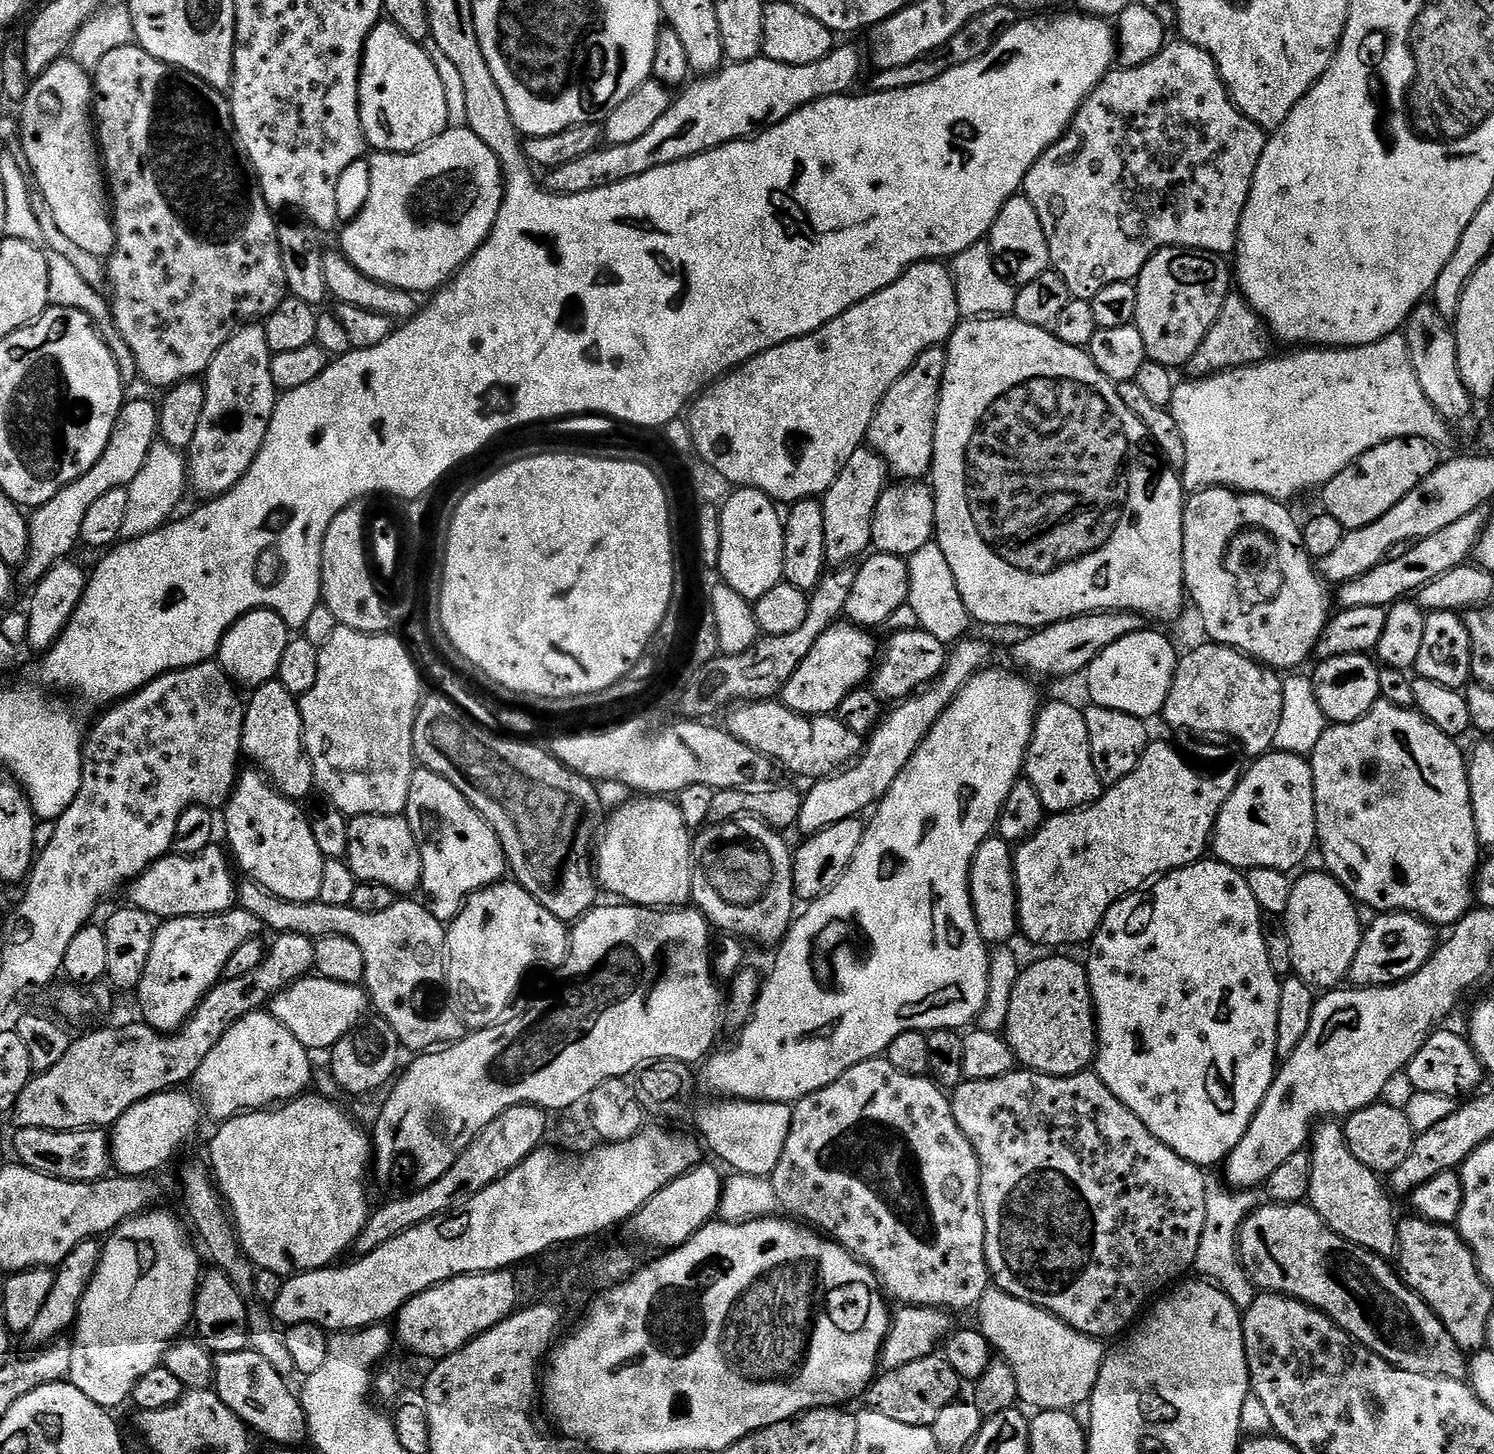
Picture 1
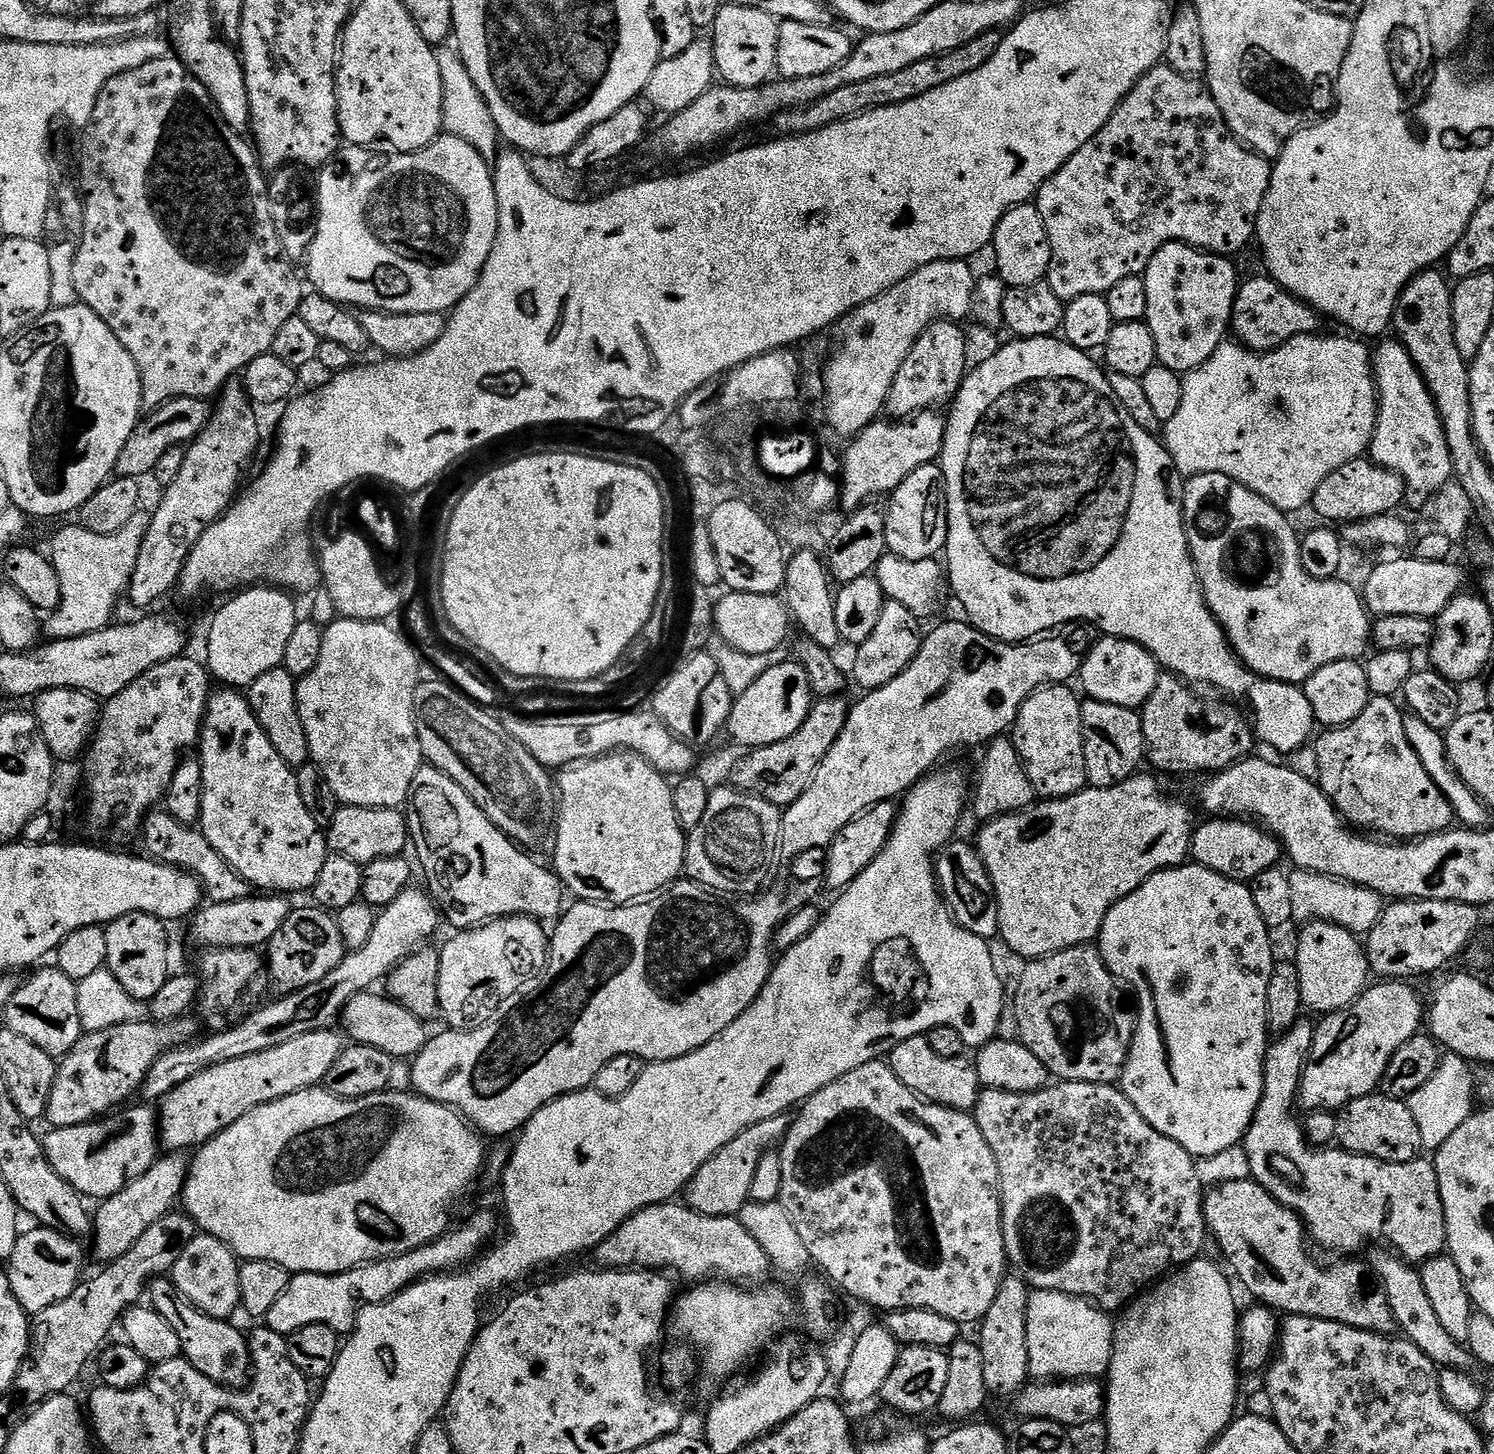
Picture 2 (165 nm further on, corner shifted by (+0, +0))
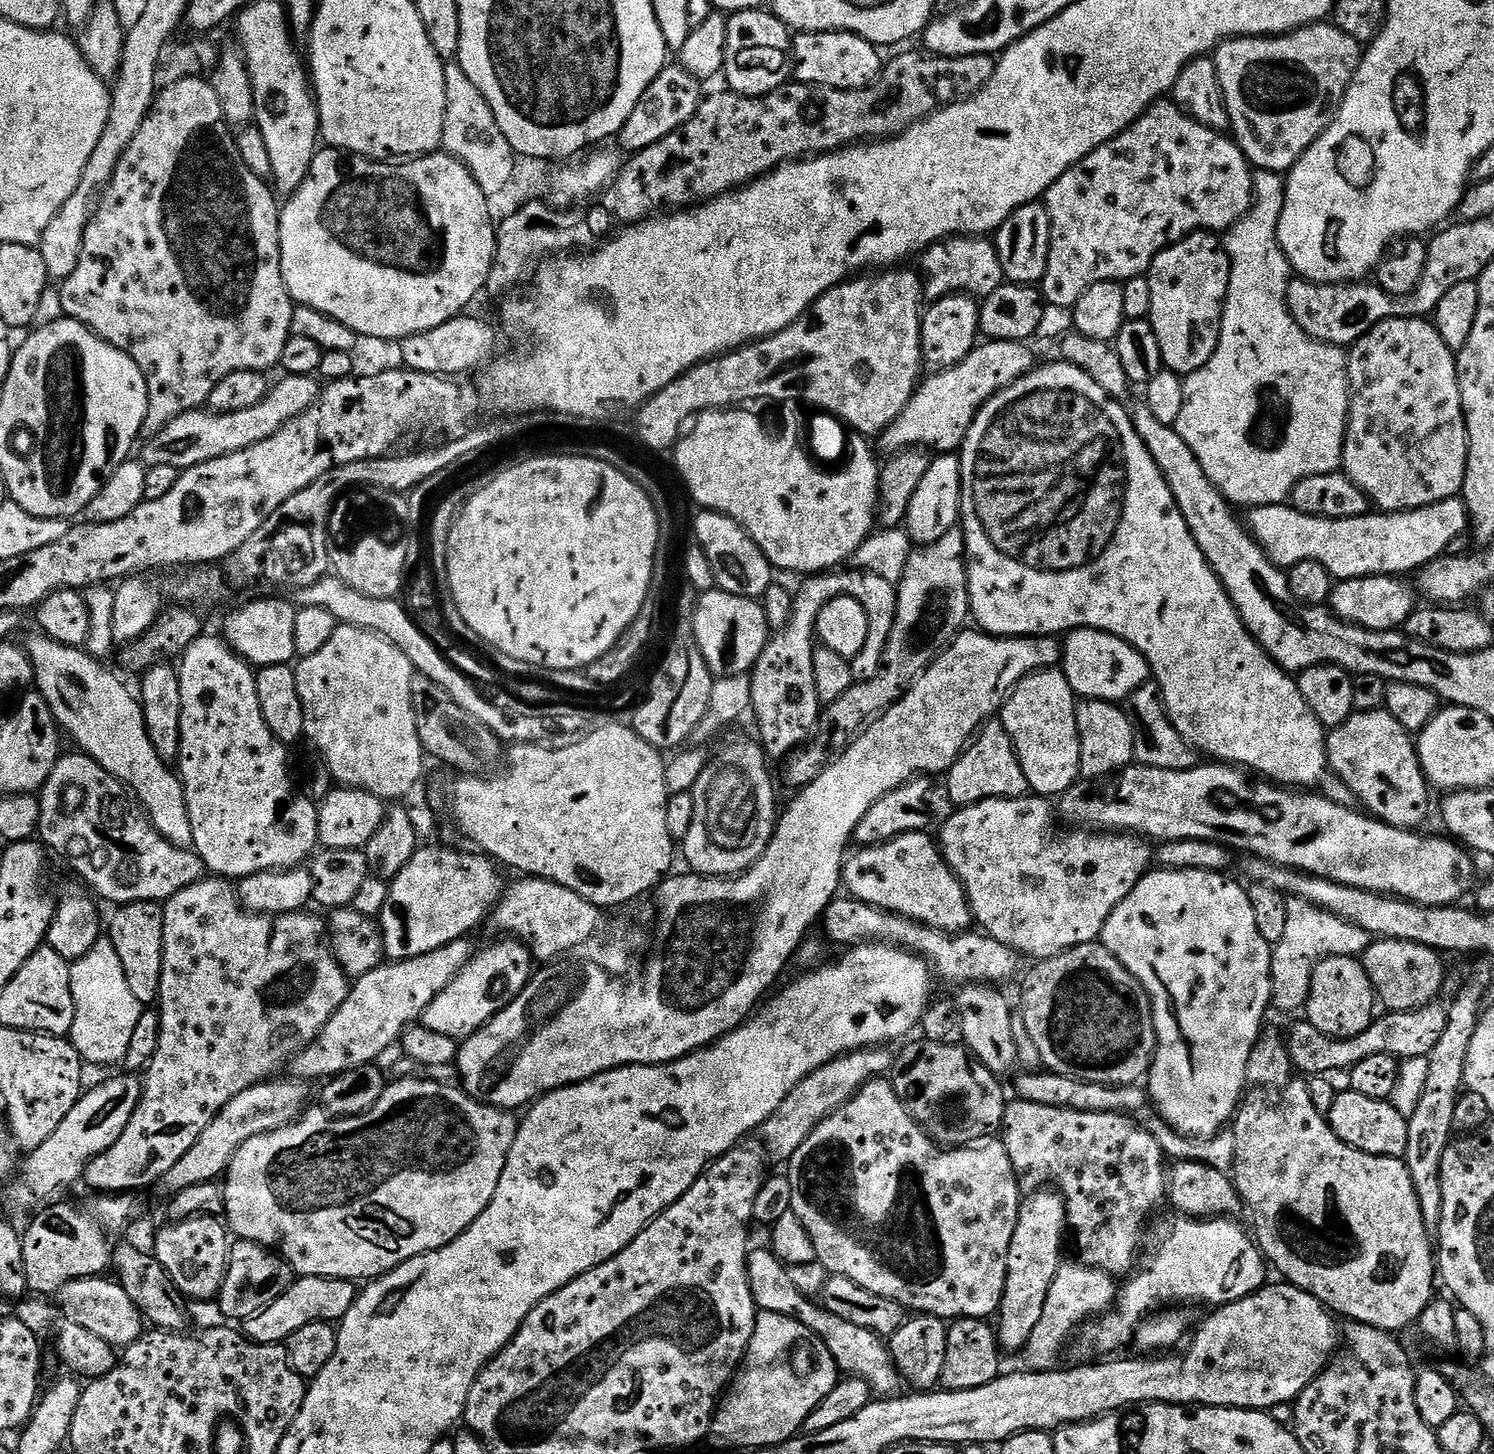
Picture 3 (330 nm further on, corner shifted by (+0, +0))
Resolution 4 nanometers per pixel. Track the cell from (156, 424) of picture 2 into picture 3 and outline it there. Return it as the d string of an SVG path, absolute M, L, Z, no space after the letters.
M285 375L283 379L277 388L276 385L269 387L266 398L262 398L258 406L250 406L250 410L238 410L234 414L197 410L174 418L174 422L170 422L170 426L166 426L158 438L143 445L143 463L148 468L174 466L183 470L214 458L222 458L226 454L234 454L238 450L246 450L246 446L254 446L256 442L270 438L282 430L282 426L301 416L322 391L321 381L310 376Z

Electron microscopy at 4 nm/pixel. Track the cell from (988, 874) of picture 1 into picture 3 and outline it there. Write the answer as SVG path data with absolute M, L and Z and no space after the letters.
M927 831L907 832L885 844L857 847L857 852L845 859L843 887L849 897L873 908L905 916L940 932L967 932L974 924L968 895L944 861L939 843L928 835Z

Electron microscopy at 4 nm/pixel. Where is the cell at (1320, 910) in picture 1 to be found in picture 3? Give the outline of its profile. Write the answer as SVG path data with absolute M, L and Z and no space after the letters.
M1328 956L1318 966L1310 982L1306 1018L1322 1034L1349 1040L1365 1032L1378 1012L1378 997L1363 963L1355 956Z

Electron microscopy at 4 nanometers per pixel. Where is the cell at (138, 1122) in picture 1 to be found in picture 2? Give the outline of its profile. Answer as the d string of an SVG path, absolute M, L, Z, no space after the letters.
M323 1028L310 1034L298 1034L280 1044L273 1044L271 1048L262 1050L258 1054L246 1054L242 1058L234 1058L225 1064L210 1066L177 1085L176 1088L172 1088L158 1104L159 1143L163 1147L165 1144L165 1149L168 1152L184 1152L195 1149L211 1140L213 1136L217 1136L222 1129L229 1128L235 1120L242 1118L258 1105L274 1102L278 1098L286 1098L295 1092L323 1085L330 1066L334 1066L334 1062L346 1047L345 1037L341 1033L340 1037L338 1033L332 1031Z

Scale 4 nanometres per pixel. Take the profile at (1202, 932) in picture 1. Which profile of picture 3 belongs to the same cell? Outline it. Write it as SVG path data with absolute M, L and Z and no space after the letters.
M1152 870L1136 883L1134 890L1126 894L1123 902L1114 909L1106 922L1102 933L1102 943L1105 948L1138 978L1138 982L1146 990L1146 994L1152 1003L1152 1017L1154 1018L1154 1030L1156 1031L1156 1053L1152 1059L1152 1069L1146 1077L1146 1091L1151 1103L1156 1104L1159 1119L1164 1120L1175 1132L1182 1136L1193 1138L1214 1137L1225 1131L1226 1125L1235 1117L1245 1095L1244 1088L1248 1084L1246 1078L1246 1062L1250 1062L1250 1050L1254 1050L1256 1040L1259 1038L1264 1015L1270 1012L1272 1002L1272 949L1273 945L1262 938L1258 931L1258 922L1254 918L1254 910L1250 907L1245 885L1235 884L1227 880L1227 875L1219 872L1199 872L1198 870L1186 870L1185 872L1173 872L1171 870Z

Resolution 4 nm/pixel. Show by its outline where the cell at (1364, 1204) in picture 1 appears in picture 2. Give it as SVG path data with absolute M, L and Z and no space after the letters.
M1387 1247L1384 1248L1374 1249L1366 1257L1366 1263L1379 1287L1383 1288L1386 1302L1390 1302L1392 1320L1402 1333L1403 1339L1418 1346L1418 1350L1422 1350L1422 1354L1426 1354L1426 1358L1430 1358L1430 1362L1434 1362L1437 1369L1457 1368L1463 1372L1472 1372L1477 1367L1476 1360L1461 1341L1446 1334L1438 1313L1434 1310L1434 1306L1430 1306L1430 1298L1426 1295L1426 1286L1422 1286L1419 1271L1403 1256Z

